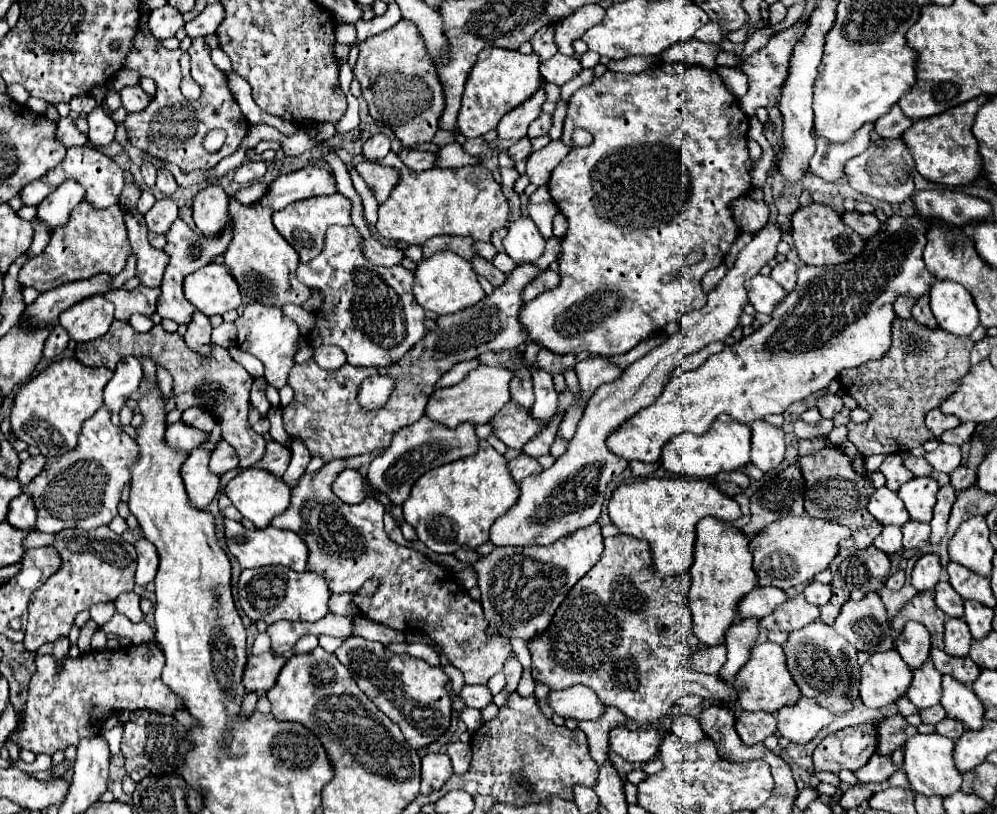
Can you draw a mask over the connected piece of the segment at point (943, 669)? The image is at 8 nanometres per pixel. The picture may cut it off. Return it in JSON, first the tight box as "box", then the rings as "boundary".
{"box":[929,648,981,684],"boundary":[[[931,648],[931,656],[929,658],[931,658],[931,662],[935,664],[935,668],[941,674],[951,674],[963,684],[971,684],[981,672],[981,668],[969,656],[967,658],[957,658],[957,656],[945,654],[939,648]]]}

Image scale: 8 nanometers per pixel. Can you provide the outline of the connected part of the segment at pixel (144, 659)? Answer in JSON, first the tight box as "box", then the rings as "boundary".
{"box":[9,642,183,754],"boundary":[[[155,642],[139,646],[131,644],[115,652],[103,650],[85,652],[77,658],[67,656],[61,674],[57,674],[57,660],[49,654],[39,656],[35,664],[37,670],[29,682],[21,722],[9,734],[11,742],[35,754],[53,754],[55,750],[65,750],[69,744],[77,744],[85,736],[101,732],[99,728],[109,710],[133,712],[147,708],[161,714],[173,714],[175,708],[183,708],[181,700],[161,682],[165,656]]]}

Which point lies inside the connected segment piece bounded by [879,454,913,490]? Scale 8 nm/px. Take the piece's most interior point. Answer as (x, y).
(896, 474)

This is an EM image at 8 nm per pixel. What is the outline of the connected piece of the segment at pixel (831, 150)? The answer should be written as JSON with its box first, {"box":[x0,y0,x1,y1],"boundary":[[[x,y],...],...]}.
{"box":[811,124,873,182],"boundary":[[[873,124],[863,126],[849,142],[833,146],[831,142],[825,142],[825,138],[817,138],[817,152],[811,158],[811,172],[825,182],[837,182],[839,178],[845,176],[843,168],[849,158],[859,156],[865,152],[871,144],[869,132],[873,130]]]}

